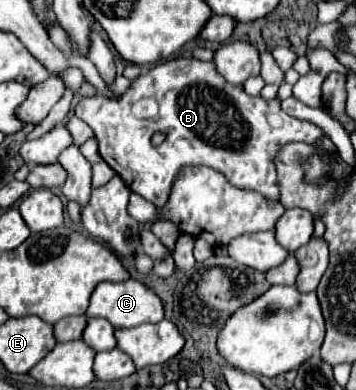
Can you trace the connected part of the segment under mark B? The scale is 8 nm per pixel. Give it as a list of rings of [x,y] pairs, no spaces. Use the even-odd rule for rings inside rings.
[[[176,57],[154,65],[134,79],[132,87],[116,101],[102,95],[82,97],[74,113],[96,133],[102,159],[134,193],[156,207],[168,201],[172,183],[184,167],[212,167],[224,173],[236,187],[278,199],[274,155],[280,145],[288,141],[314,145],[326,137],[314,123],[292,119],[292,115],[284,113],[278,99],[264,101],[262,97],[250,97],[244,93],[242,85],[228,83],[212,61],[194,57]],[[144,97],[158,101],[158,113],[150,119],[134,117],[132,113],[132,105]],[[154,131],[166,135],[162,147],[150,143]]]

